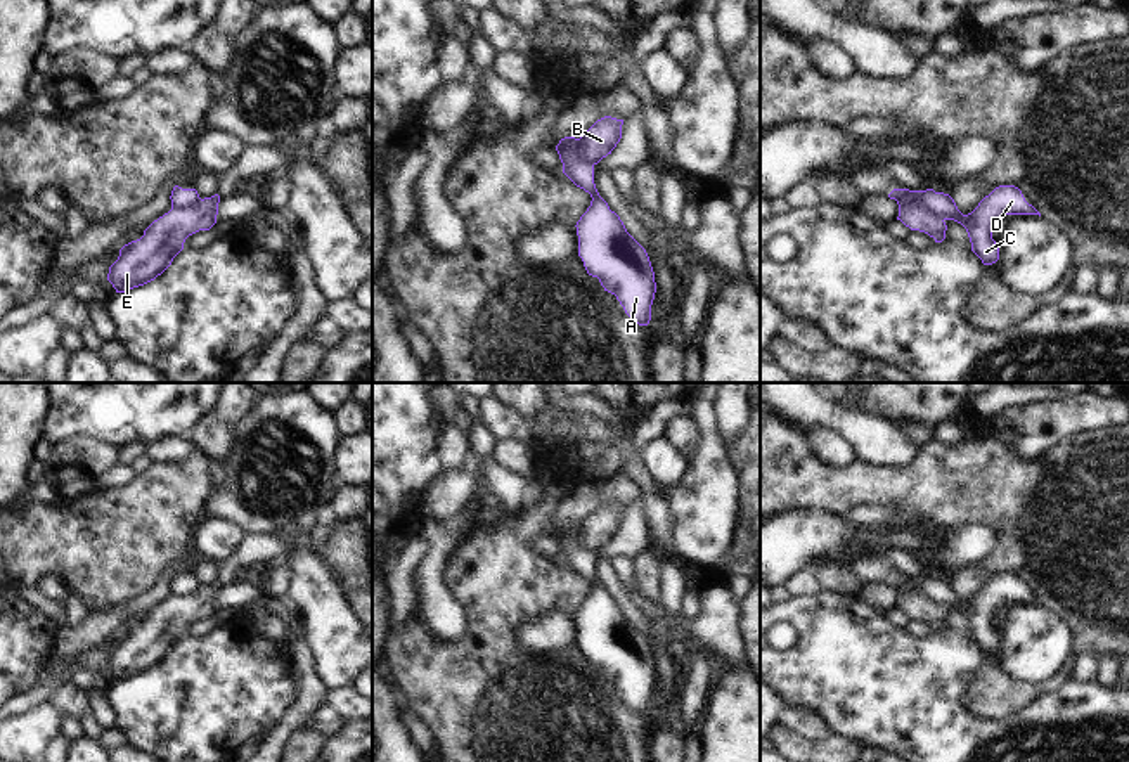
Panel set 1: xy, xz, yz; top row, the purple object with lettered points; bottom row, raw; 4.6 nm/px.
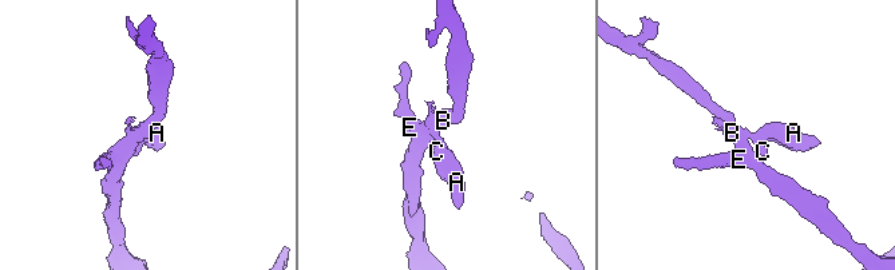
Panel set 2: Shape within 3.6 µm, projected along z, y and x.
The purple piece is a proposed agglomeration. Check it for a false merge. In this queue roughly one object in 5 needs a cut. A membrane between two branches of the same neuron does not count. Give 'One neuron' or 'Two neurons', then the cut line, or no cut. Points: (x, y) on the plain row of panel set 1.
Two neurons. Split along yz (897, 587), (915, 586), (942, 608).

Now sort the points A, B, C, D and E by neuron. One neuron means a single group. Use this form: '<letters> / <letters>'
A C D / B E

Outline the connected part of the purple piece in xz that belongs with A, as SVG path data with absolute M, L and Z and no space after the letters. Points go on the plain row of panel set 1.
M564 525L556 539L563 561L592 585L590 594L575 613L578 644L587 662L597 665L604 679L616 684L625 701L635 712L648 714L656 681L649 644L599 584L594 572L594 552L580 542L577 528Z

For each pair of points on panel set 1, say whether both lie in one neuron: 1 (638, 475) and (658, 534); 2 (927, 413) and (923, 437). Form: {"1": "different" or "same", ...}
{"1": "same", "2": "different"}

